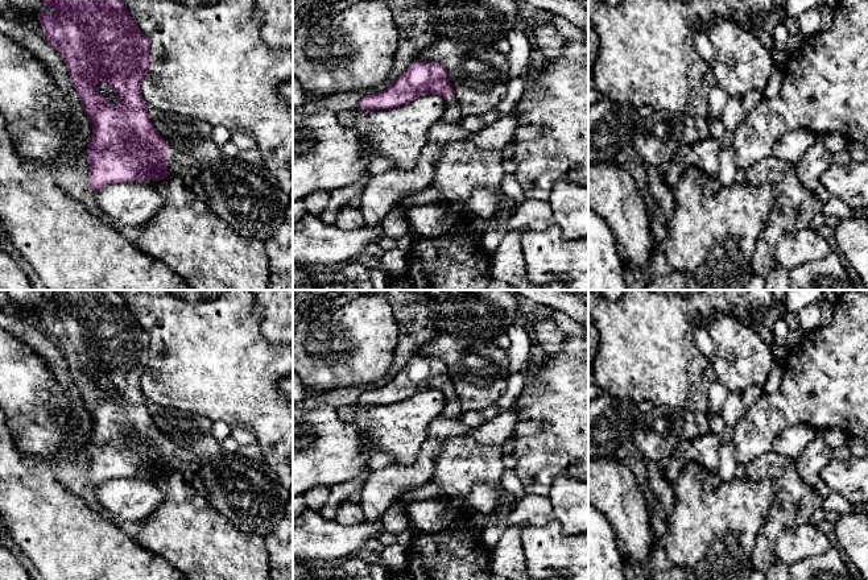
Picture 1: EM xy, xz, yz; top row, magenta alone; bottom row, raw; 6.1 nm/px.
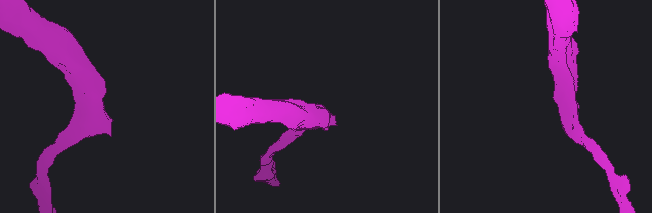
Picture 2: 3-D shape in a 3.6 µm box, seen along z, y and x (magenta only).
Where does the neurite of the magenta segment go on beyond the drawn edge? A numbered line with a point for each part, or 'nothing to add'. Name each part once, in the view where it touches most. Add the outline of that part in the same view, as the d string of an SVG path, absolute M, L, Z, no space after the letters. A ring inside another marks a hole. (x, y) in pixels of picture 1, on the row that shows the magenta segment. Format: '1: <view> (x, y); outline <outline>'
1: xy (180, 165); outline M173 145L168 146L166 162L168 178L178 177L186 187L191 187L199 175L199 163L190 156L177 150Z

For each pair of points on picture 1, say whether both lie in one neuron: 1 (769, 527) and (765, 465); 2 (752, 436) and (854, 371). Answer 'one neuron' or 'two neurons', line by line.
1: one neuron
2: one neuron

